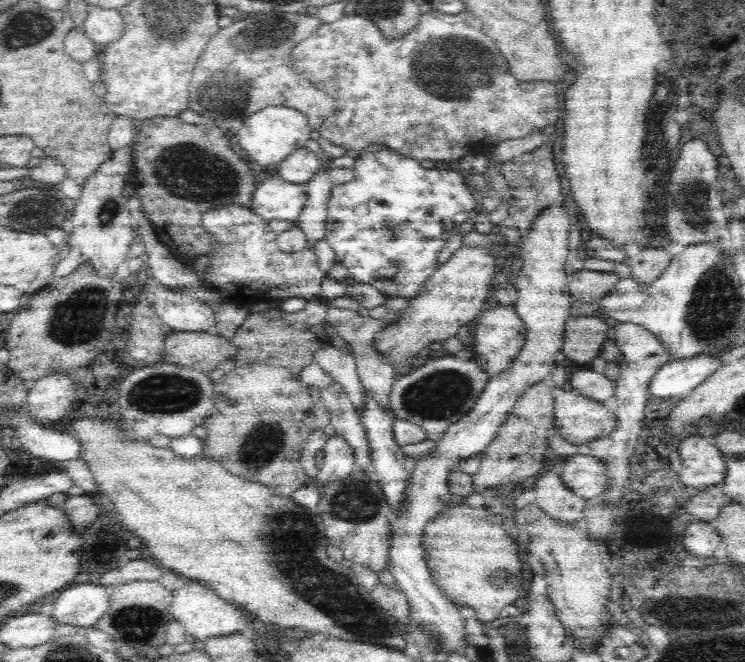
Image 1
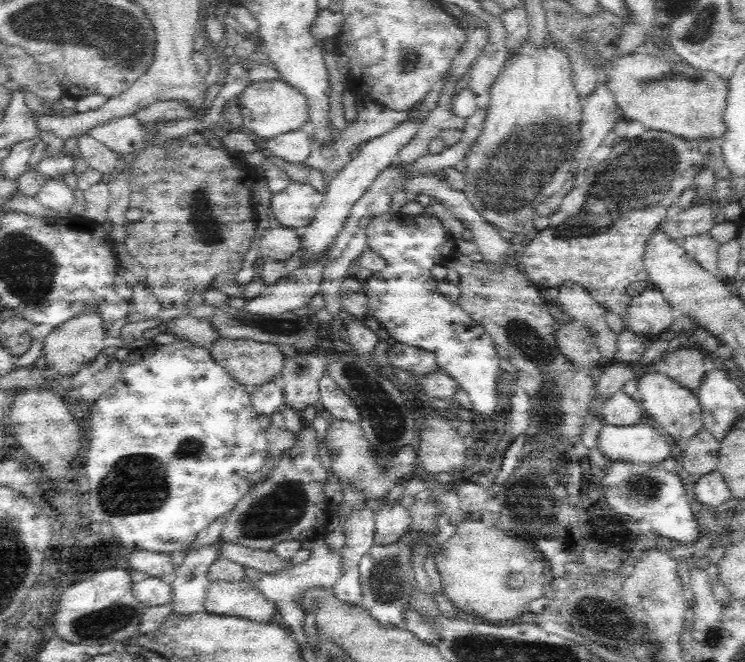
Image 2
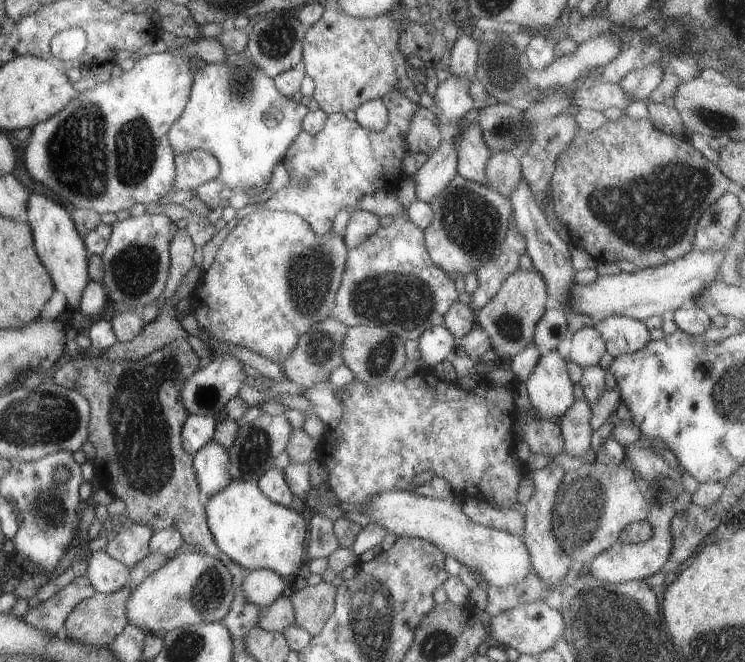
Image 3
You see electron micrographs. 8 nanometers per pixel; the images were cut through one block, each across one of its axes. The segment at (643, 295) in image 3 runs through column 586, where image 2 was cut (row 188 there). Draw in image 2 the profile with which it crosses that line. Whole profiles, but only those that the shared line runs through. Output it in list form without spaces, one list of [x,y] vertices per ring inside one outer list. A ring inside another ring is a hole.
[[[292,181],[288,188],[271,199],[274,223],[301,231],[314,218],[314,213],[322,204],[324,194],[310,184]]]

